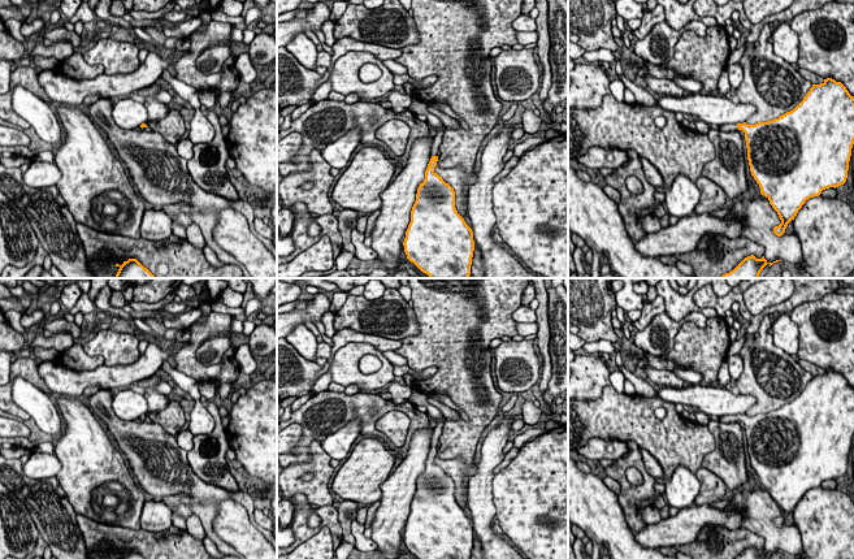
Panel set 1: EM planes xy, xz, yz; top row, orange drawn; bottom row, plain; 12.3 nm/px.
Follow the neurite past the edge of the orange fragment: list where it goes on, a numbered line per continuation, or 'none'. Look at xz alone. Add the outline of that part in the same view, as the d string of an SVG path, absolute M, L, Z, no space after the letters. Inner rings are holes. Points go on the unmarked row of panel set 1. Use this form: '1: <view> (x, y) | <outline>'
1: xz (417, 398) | M412 387L412 394L408 399L412 404L417 406L425 406L426 413L437 422L434 432L433 432L433 442L432 447L437 447L439 442L439 437L442 434L442 430L445 428L446 417L442 415L442 412L433 404L428 402L429 395L424 394L422 391Z

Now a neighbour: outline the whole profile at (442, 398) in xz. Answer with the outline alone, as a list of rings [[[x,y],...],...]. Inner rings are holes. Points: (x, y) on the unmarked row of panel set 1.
[[[429,394],[429,398],[433,398],[447,407],[452,408],[454,411],[459,412],[461,419],[467,422],[469,422],[469,417],[445,394]]]

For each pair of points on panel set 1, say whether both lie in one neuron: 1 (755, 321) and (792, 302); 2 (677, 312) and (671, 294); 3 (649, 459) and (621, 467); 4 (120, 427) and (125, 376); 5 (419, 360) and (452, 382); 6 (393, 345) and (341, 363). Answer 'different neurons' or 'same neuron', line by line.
1: same neuron
2: same neuron
3: different neurons
4: different neurons
5: same neuron
6: different neurons

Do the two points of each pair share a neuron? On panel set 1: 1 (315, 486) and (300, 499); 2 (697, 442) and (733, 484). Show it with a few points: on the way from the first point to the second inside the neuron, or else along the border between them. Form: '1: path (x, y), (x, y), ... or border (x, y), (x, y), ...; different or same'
1: border (290, 497), (302, 494), (310, 506); different
2: border (707, 425), (714, 449), (701, 466); different

